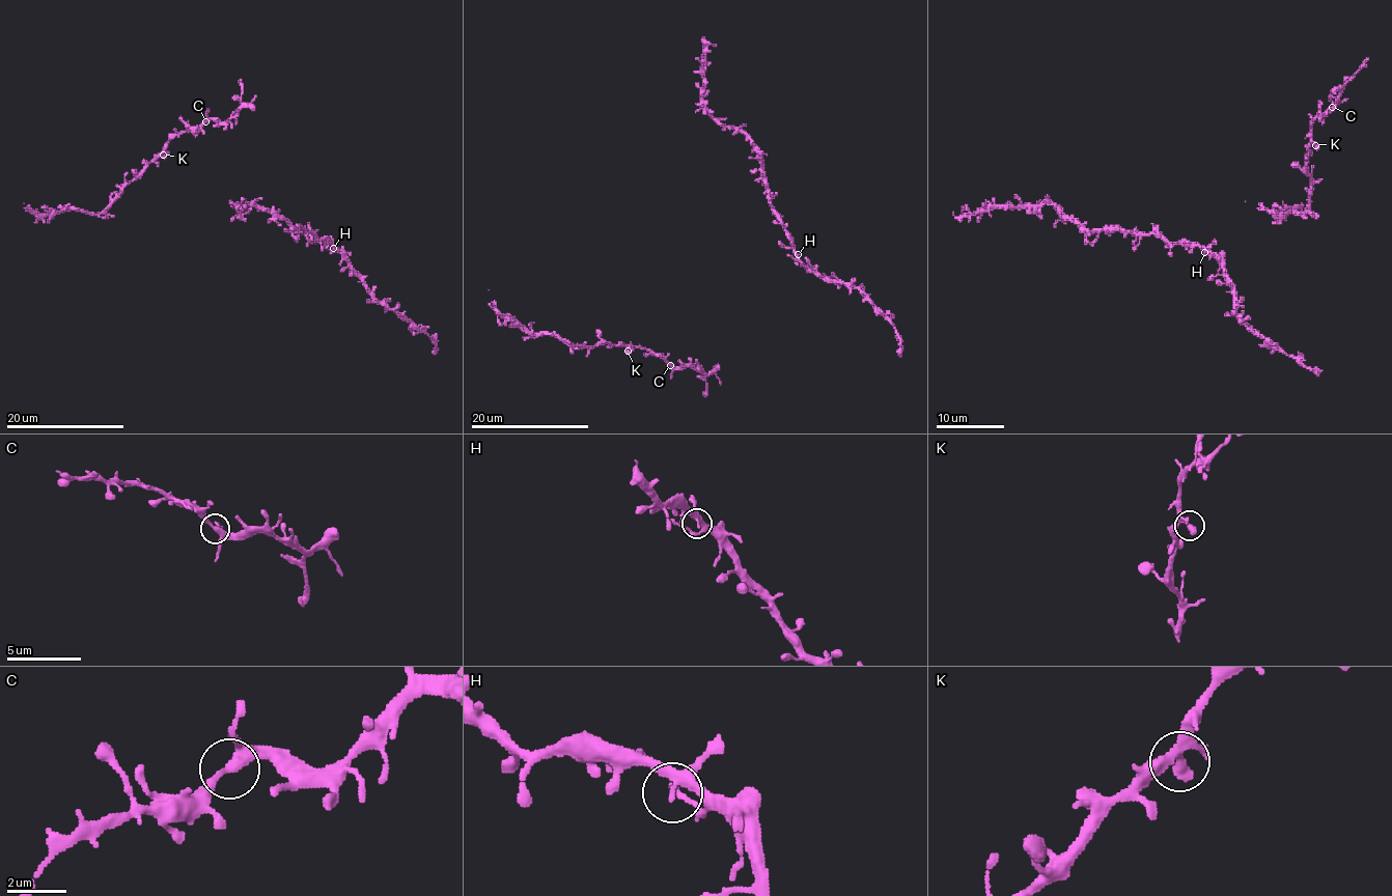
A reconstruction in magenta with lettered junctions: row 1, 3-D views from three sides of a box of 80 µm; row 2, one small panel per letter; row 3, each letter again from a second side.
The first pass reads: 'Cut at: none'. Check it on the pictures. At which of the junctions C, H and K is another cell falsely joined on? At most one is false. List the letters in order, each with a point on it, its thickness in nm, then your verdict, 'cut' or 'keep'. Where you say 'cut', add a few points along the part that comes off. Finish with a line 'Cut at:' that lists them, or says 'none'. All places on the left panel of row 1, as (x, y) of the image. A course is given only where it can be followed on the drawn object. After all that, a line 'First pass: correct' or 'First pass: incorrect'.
C: (205, 121) | 260 nm | keep
H: (333, 248) | 240 nm | keep
K: (163, 155) | 260 nm | keep
Cut at: none
First pass: correct

